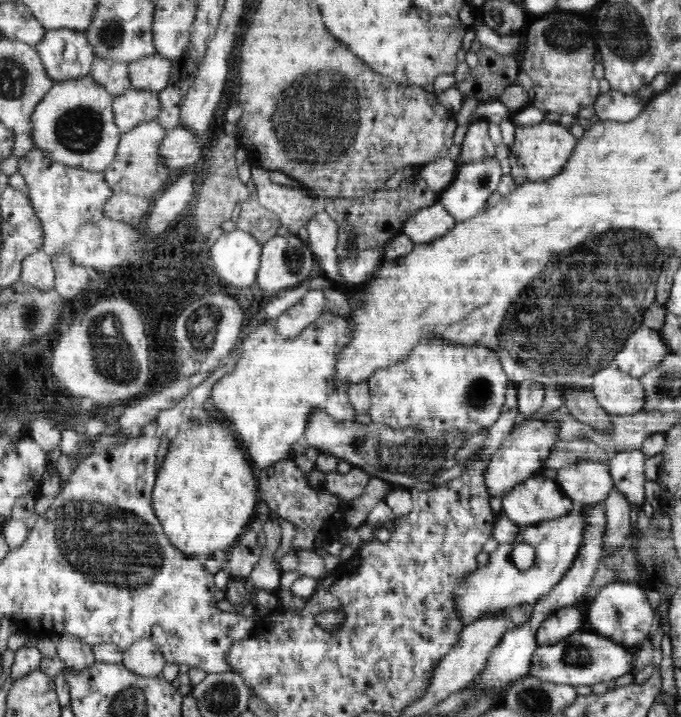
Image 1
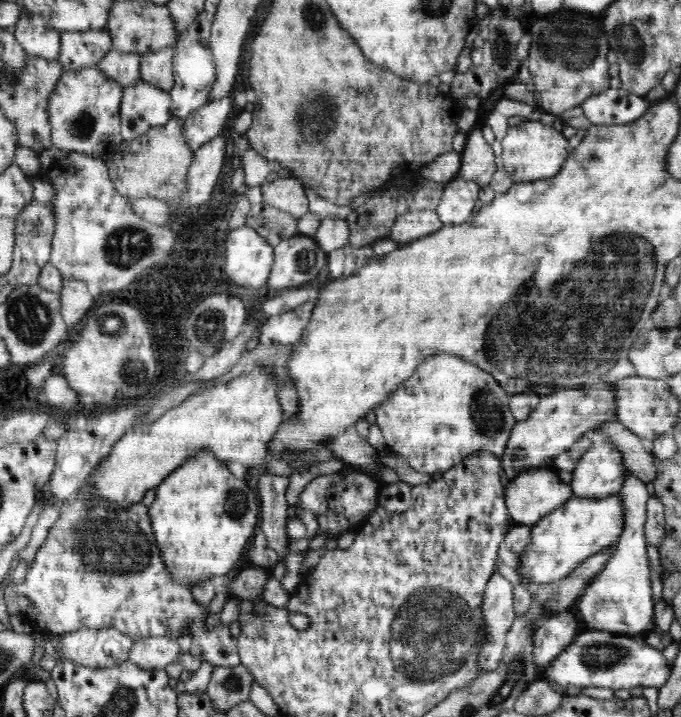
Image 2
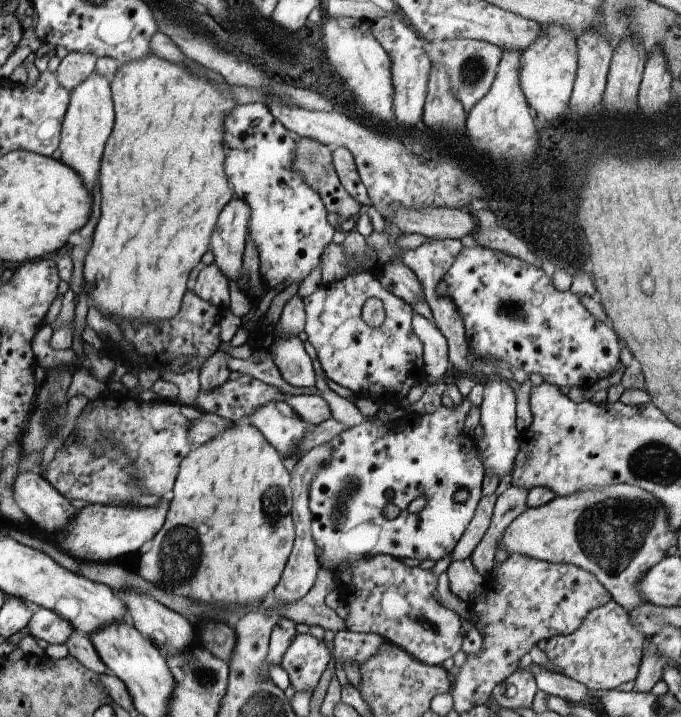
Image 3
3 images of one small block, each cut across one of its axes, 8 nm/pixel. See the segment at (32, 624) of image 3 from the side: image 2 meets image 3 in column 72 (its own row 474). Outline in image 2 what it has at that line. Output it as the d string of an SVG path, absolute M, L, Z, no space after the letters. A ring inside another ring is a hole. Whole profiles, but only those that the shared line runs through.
M631 471L625 472L624 482L617 494L624 508L624 530L617 540L616 550L606 562L604 570L583 590L576 601L582 624L588 630L608 630L628 637L645 635L655 618L654 596L652 594L651 566L647 556L647 540L644 535L647 522L646 505L651 497L646 491L646 483Z

